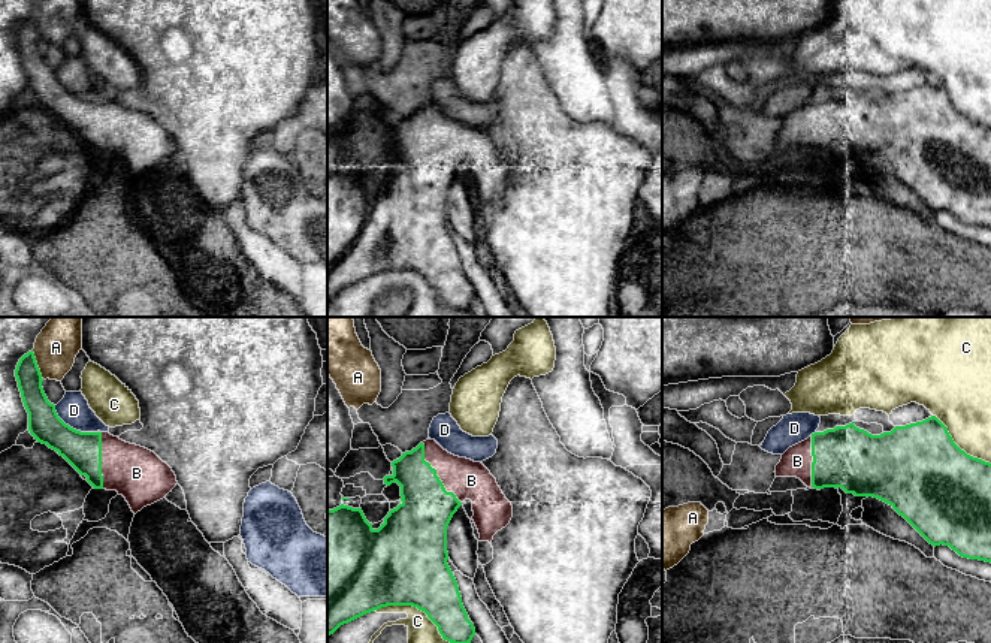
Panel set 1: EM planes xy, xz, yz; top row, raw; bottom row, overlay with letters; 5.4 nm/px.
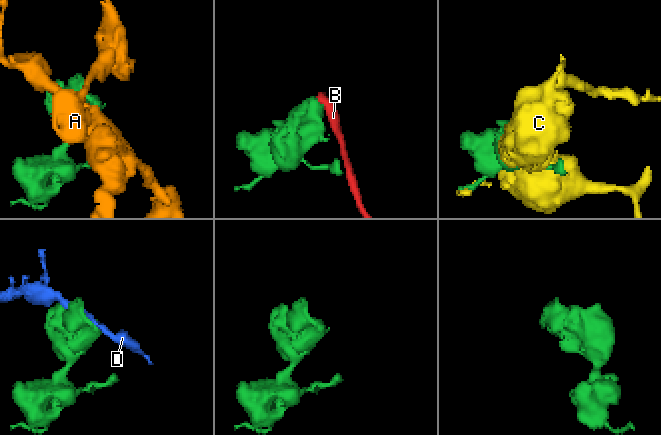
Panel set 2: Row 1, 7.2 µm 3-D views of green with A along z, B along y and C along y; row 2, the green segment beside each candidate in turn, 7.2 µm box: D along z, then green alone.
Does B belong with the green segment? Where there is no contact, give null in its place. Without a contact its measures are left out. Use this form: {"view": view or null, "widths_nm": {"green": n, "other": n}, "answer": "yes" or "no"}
{"view": "xz", "widths_nm": {"green": 280, "other": 200}, "answer": "yes"}

